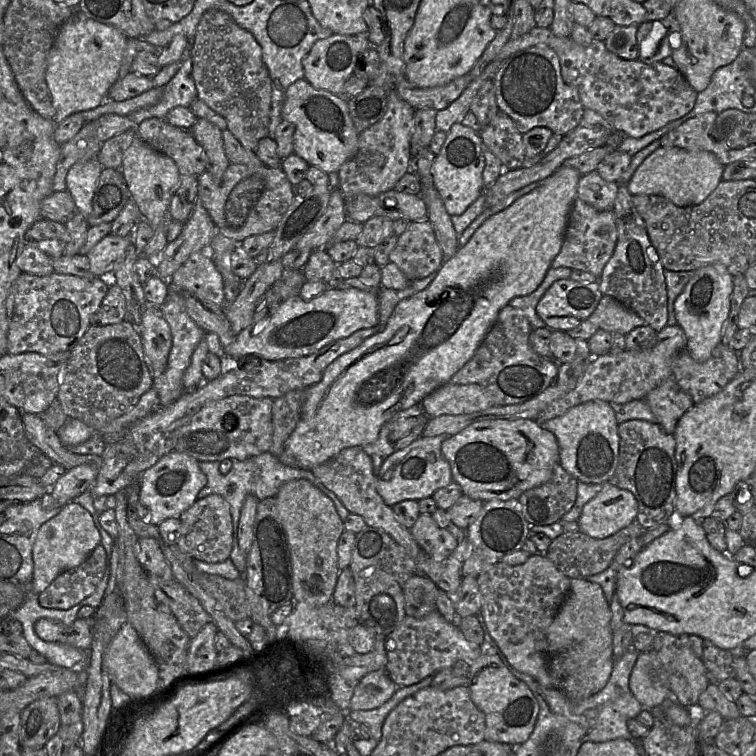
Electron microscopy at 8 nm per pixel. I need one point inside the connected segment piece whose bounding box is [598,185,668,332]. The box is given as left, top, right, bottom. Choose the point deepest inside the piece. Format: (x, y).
(634, 275)

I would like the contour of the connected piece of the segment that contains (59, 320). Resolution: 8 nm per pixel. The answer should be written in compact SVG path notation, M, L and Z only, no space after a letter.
M22 272L11 285L6 299L6 313L9 319L7 354L16 355L25 352L36 352L49 356L71 350L91 326L90 317L99 308L108 292L108 288L109 280L107 278L96 277L93 280L87 280L55 272L46 276Z

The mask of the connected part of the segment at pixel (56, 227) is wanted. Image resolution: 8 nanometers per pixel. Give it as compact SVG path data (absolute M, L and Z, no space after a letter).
M40 218L27 230L25 240L49 257L57 258L64 255L69 234L64 224Z

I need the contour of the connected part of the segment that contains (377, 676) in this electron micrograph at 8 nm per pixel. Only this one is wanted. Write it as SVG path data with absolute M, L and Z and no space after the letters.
M385 670L372 671L355 687L349 711L379 708L392 698L397 688Z

